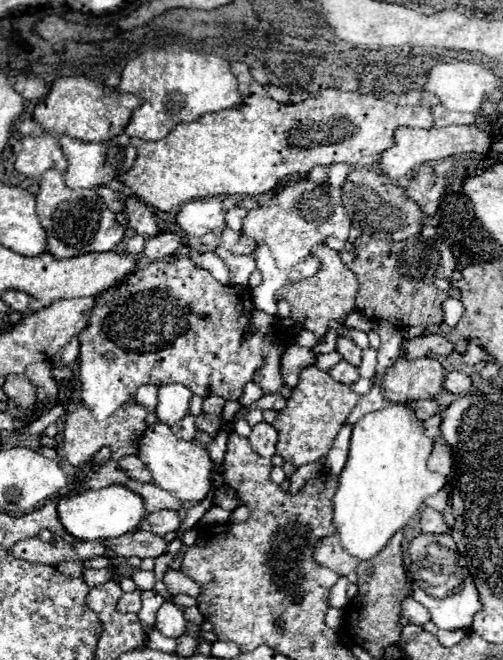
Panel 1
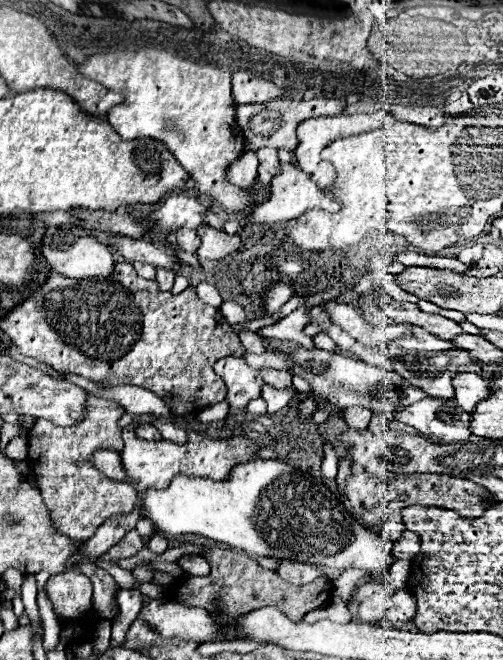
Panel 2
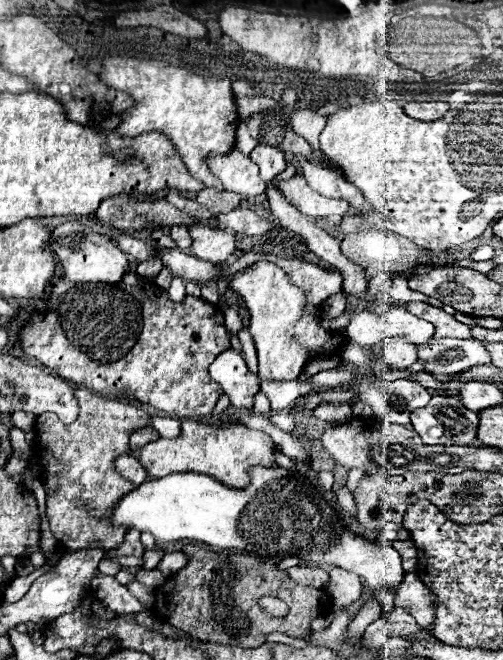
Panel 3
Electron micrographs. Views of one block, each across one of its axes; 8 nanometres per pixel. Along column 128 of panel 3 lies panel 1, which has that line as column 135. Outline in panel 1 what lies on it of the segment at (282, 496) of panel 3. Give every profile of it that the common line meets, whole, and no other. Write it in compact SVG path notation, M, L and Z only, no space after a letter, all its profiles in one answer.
M112 484L100 490L86 490L72 498L58 500L58 518L68 534L78 540L98 540L98 538L118 538L134 532L144 518L144 500L136 492L122 484Z

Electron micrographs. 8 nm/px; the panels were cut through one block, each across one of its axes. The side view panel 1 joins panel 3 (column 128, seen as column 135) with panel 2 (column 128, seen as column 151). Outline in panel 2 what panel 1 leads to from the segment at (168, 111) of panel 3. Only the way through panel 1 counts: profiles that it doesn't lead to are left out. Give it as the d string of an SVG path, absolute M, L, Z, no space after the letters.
M152 48L92 54L84 64L78 64L78 70L86 78L124 96L124 102L108 112L108 122L122 140L154 138L164 142L194 178L196 188L232 212L262 200L262 192L236 188L224 174L244 150L244 136L234 120L236 108L230 94L230 72L180 60L174 54Z

